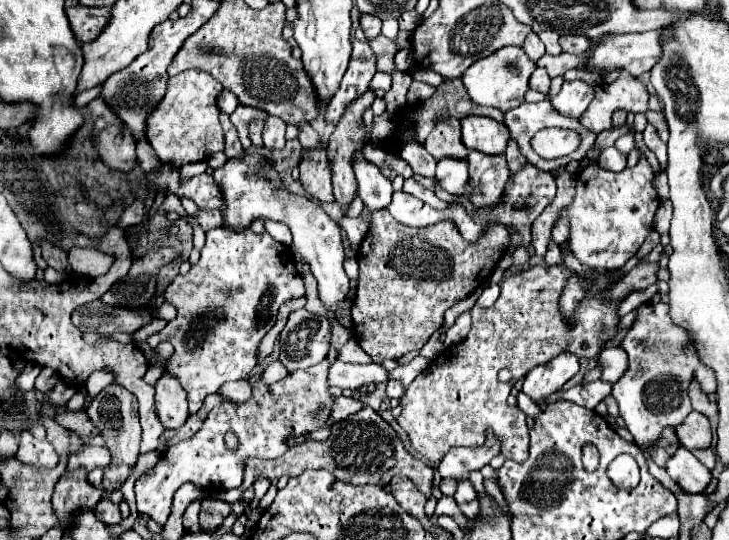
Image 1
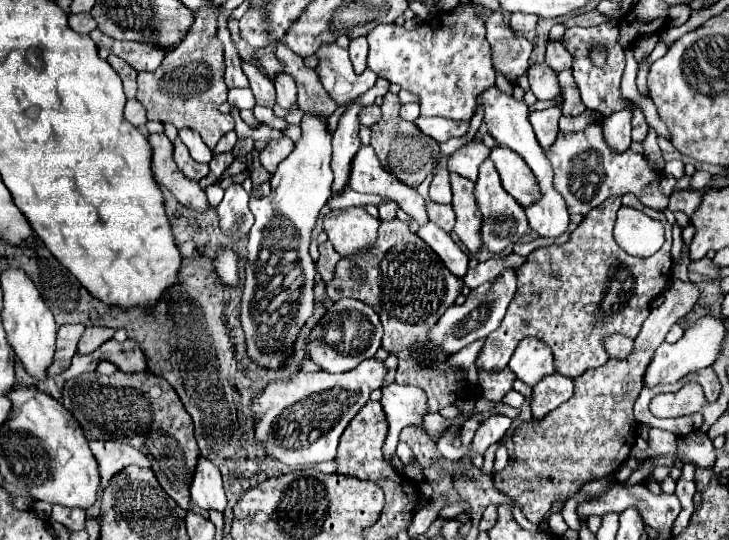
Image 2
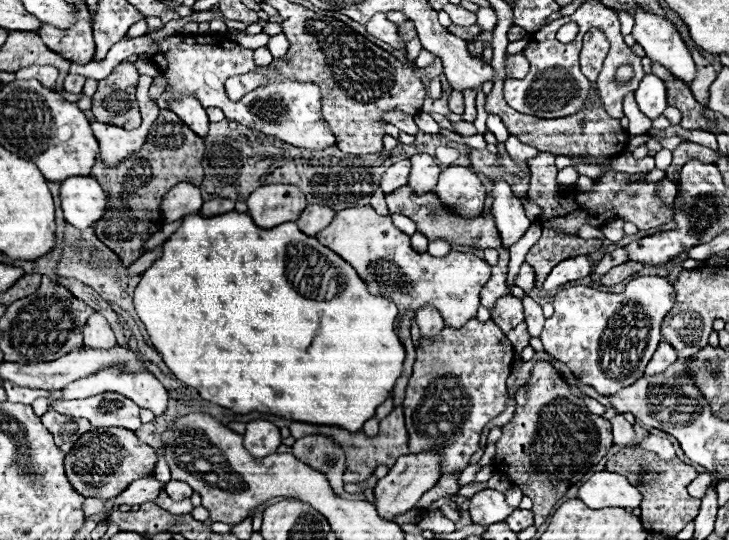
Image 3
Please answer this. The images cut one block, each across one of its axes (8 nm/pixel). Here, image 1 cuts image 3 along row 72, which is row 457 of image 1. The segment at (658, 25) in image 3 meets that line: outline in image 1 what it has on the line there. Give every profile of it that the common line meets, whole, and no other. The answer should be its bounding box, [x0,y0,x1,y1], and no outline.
[666,448,712,492]

